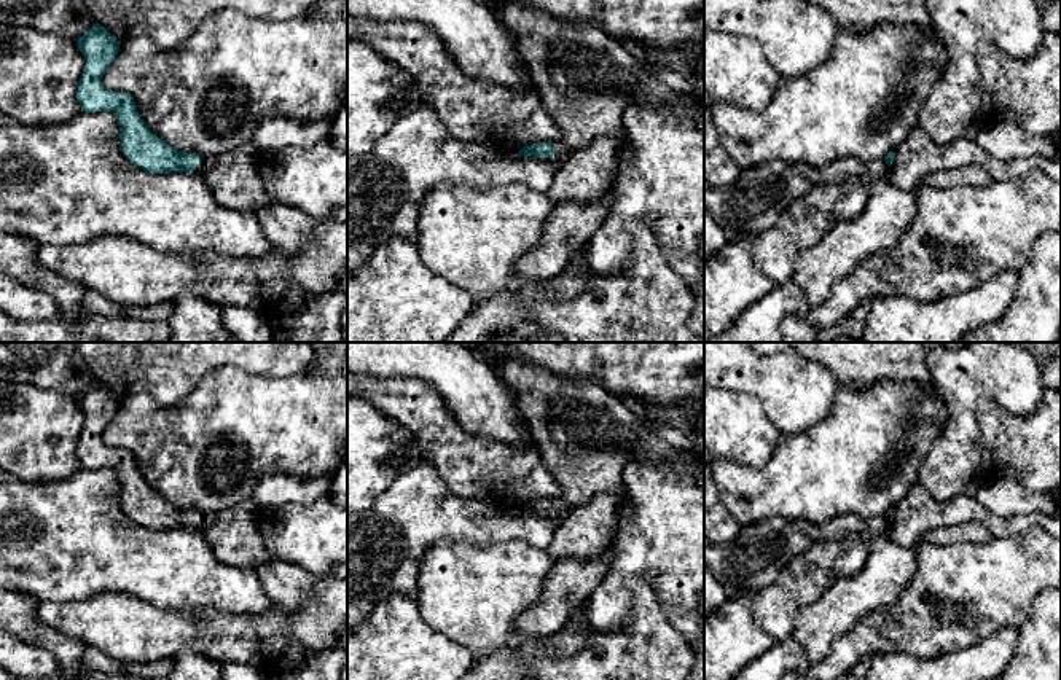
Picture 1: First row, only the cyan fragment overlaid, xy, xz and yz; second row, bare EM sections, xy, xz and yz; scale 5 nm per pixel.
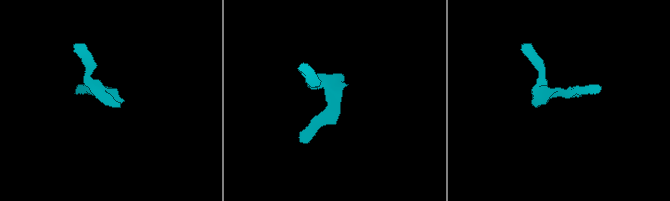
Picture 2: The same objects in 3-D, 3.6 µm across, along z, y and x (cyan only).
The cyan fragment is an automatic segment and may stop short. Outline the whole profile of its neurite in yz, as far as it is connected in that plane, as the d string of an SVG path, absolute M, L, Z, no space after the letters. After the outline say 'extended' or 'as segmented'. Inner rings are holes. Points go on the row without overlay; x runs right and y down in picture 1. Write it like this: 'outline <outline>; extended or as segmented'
outline M894 508L868 521L838 516L822 524L803 519L771 518L746 524L730 541L704 546L704 564L725 588L755 592L763 589L797 554L817 541L832 541L849 533L870 541L889 530Z; extended

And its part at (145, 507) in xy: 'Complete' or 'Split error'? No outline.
Split error

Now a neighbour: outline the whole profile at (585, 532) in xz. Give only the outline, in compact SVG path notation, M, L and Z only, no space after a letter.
M624 492L596 494L585 506L569 511L546 553L551 559L591 561L610 548L620 521Z

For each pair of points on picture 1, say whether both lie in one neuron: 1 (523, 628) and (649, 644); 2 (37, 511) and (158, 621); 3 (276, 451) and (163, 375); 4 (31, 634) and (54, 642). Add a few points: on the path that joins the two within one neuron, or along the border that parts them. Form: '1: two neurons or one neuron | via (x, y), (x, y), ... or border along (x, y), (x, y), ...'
1: two neurons | border along (540, 599), (516, 618), (515, 633), (518, 636)
2: two neurons | border along (90, 596), (131, 593), (161, 607)
3: two neurons | border along (217, 367), (172, 405), (160, 406), (153, 400)
4: one neuron | via (37, 634), (48, 639)

